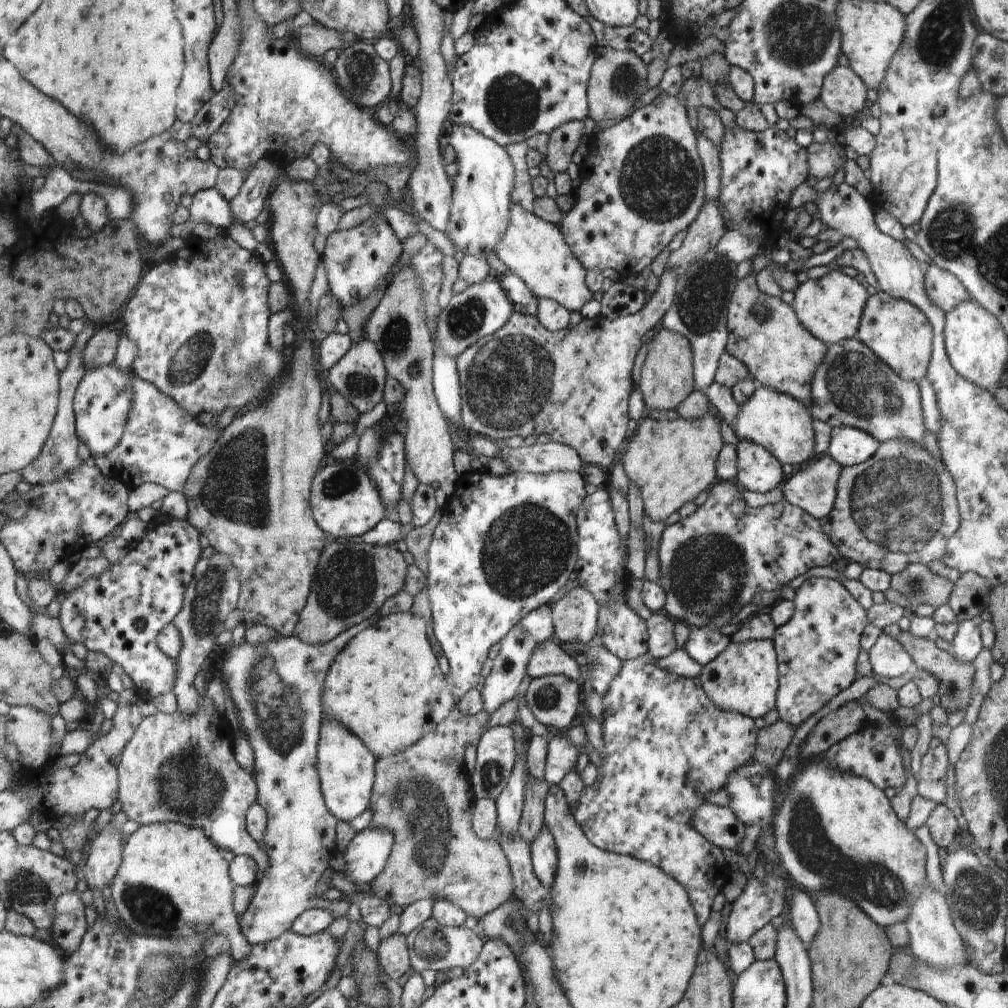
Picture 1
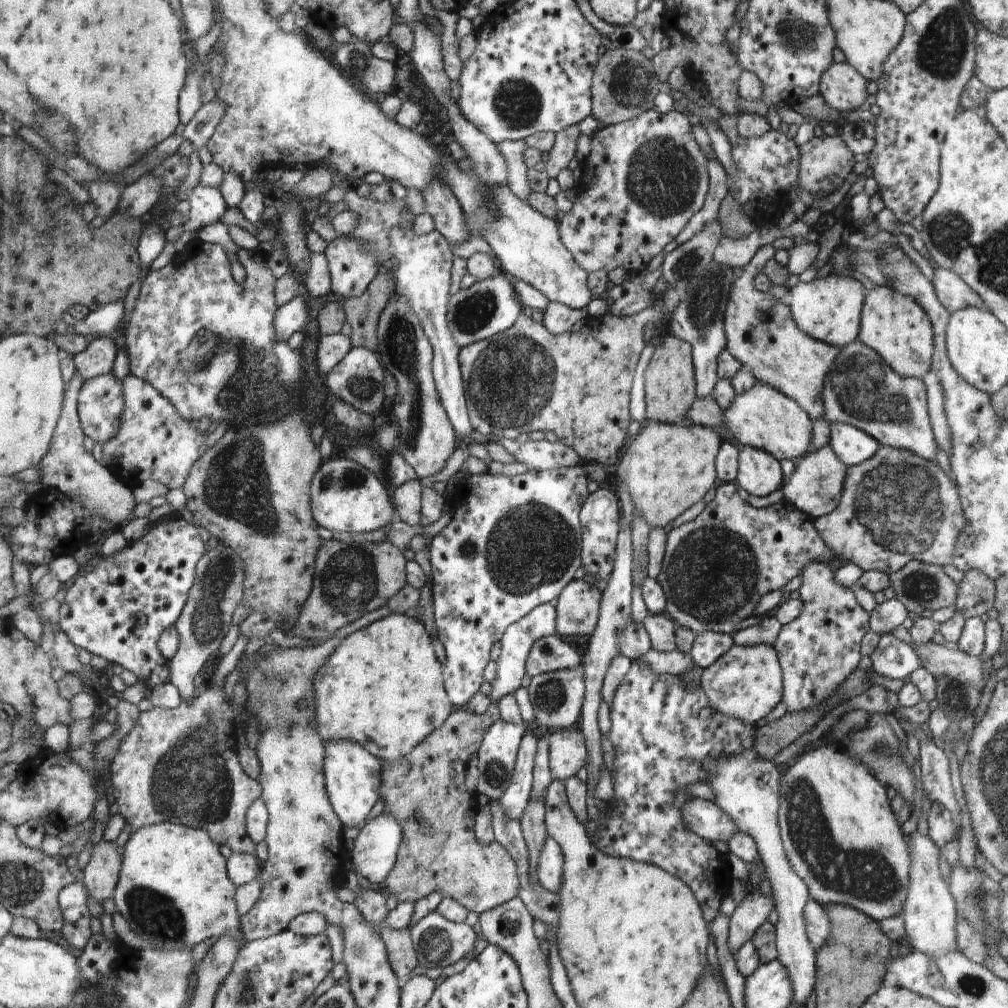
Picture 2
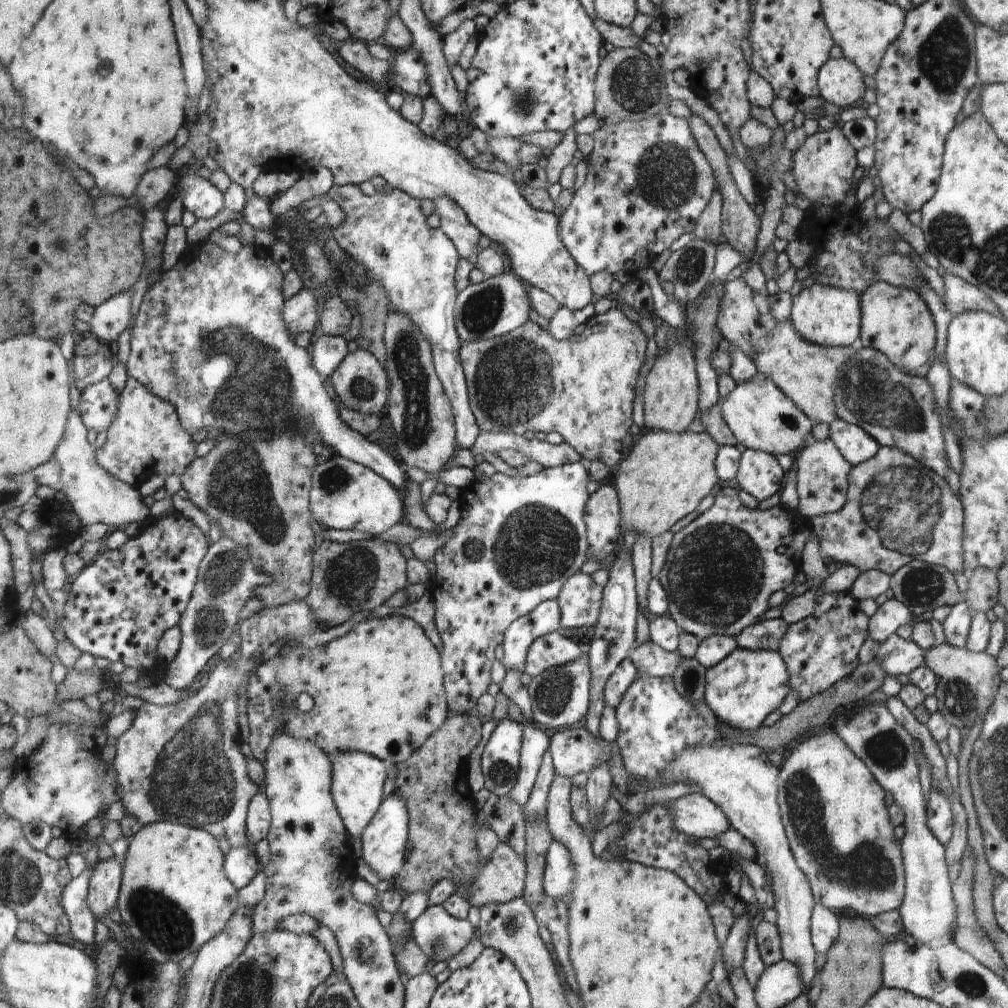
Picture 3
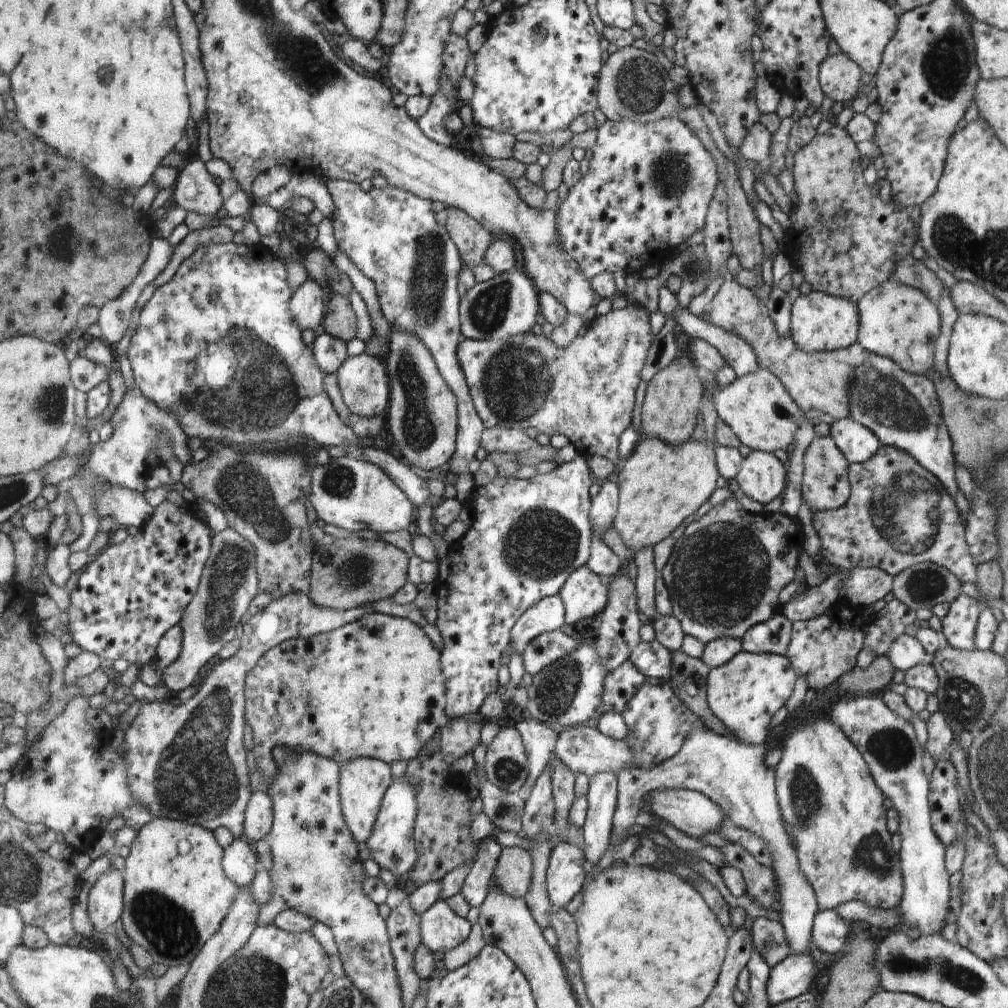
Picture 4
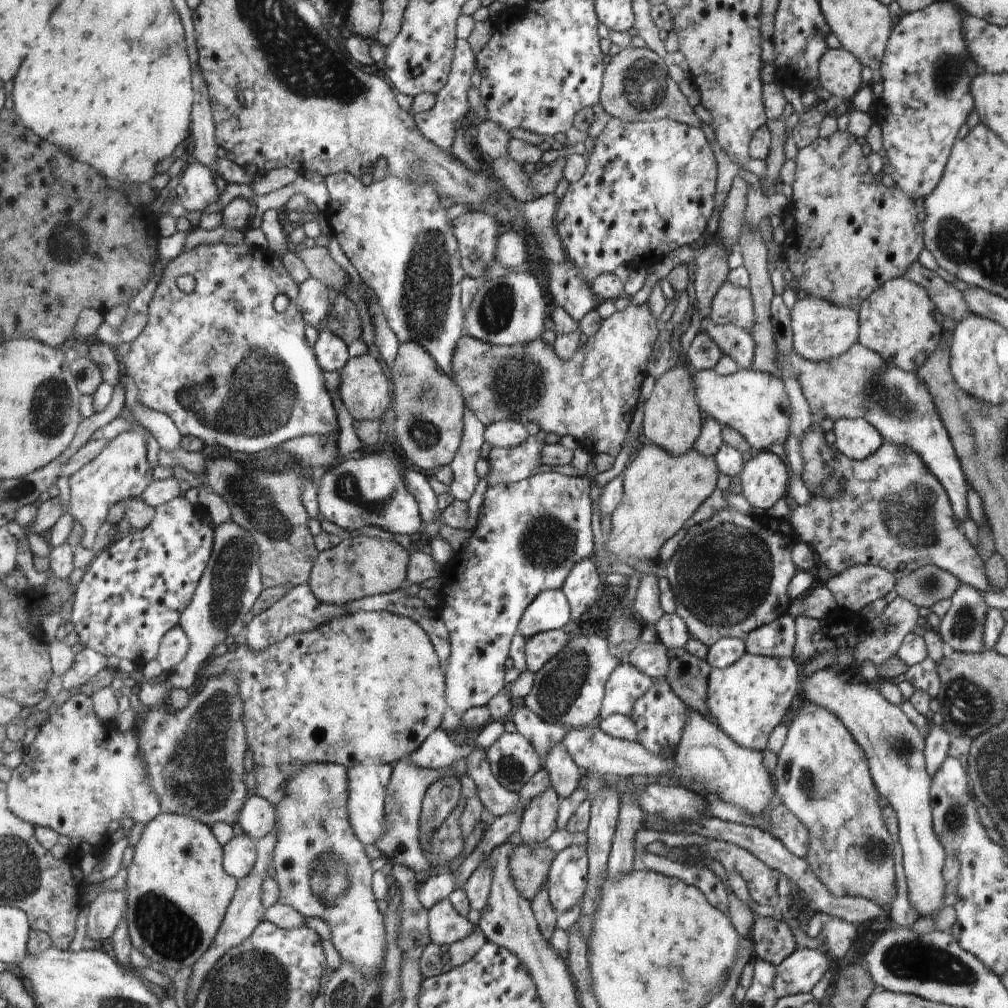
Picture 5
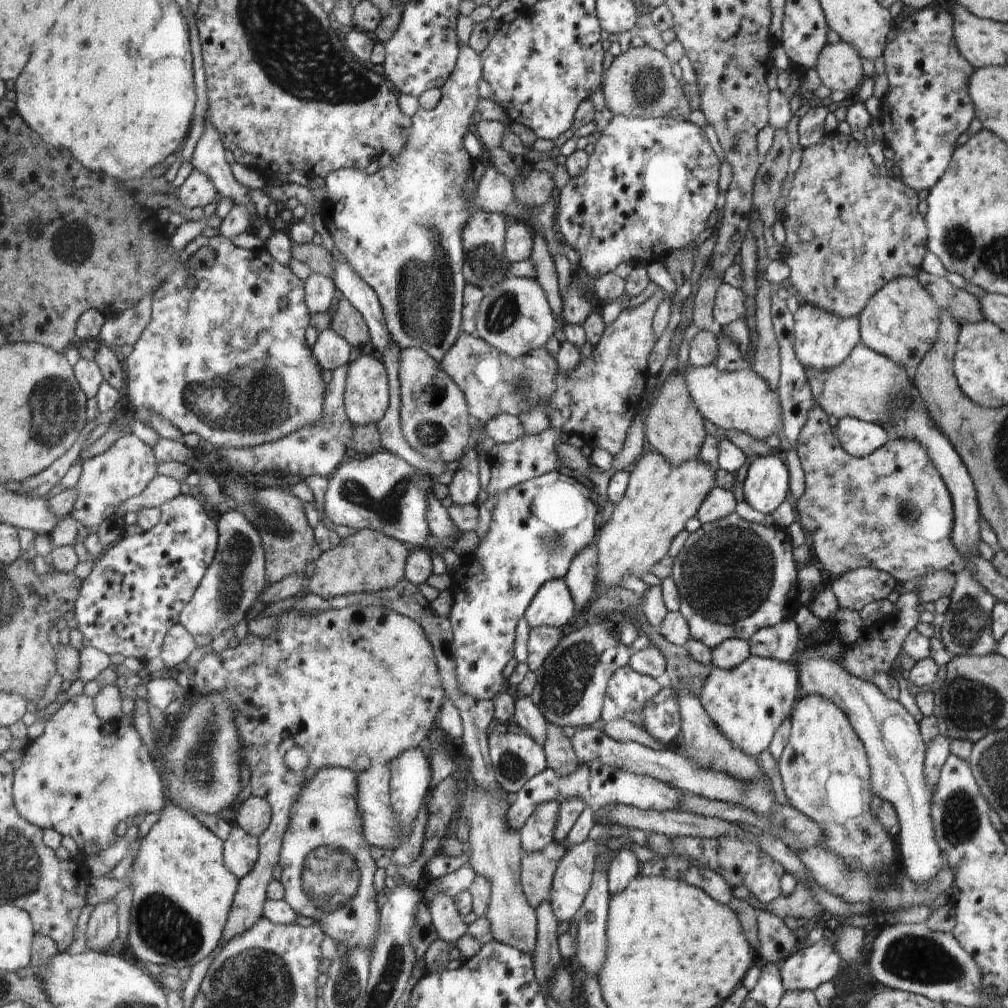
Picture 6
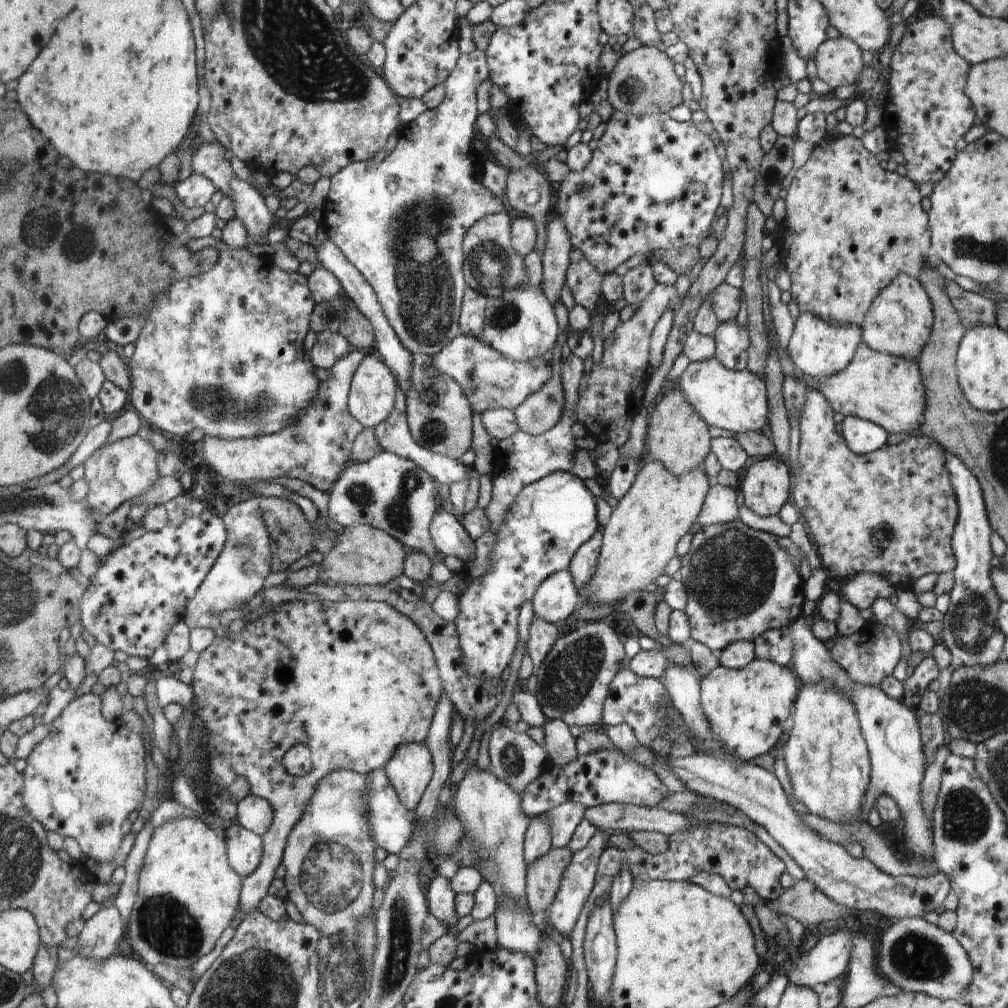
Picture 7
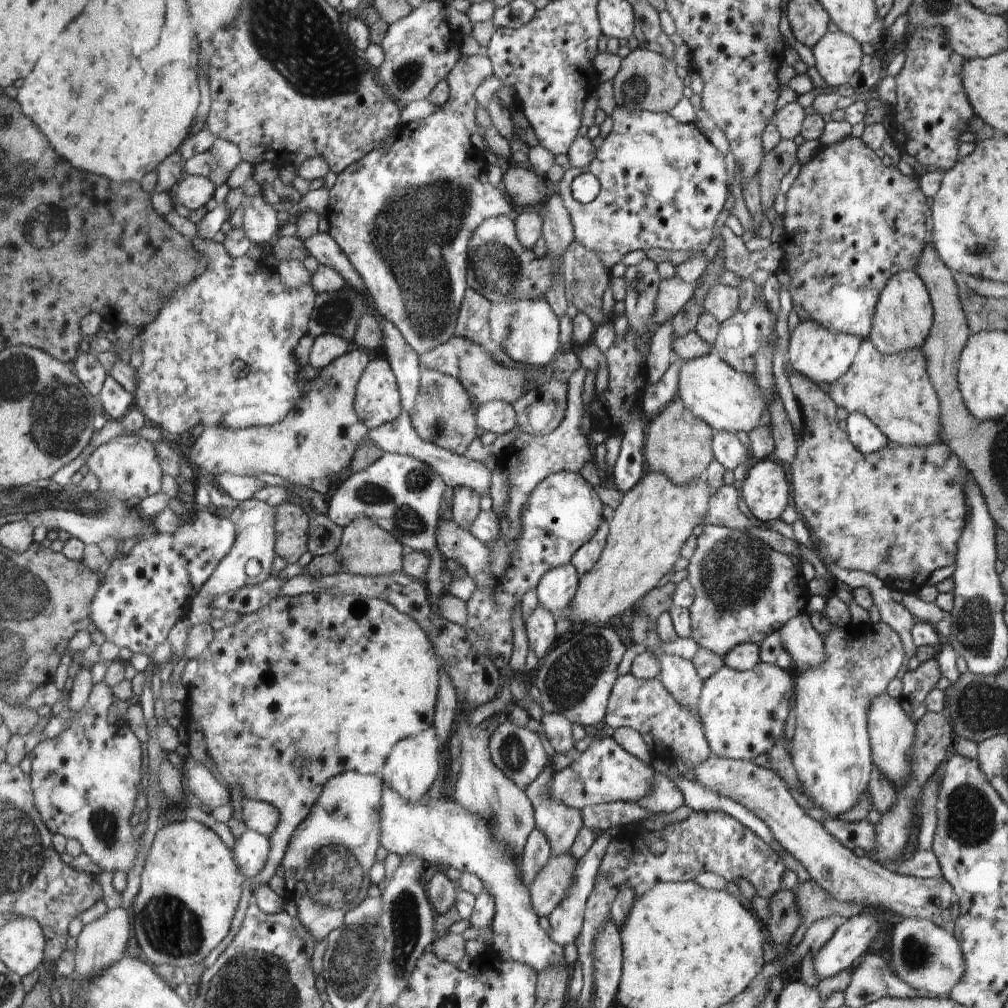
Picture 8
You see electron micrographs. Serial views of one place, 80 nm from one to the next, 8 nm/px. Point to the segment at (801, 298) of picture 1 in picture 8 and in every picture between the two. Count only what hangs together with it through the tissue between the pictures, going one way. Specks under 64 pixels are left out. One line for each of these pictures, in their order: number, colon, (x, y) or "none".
2: (828, 308)
3: (823, 314)
4: (819, 322)
5: (822, 330)
6: (823, 340)
7: (819, 348)
8: (822, 355)

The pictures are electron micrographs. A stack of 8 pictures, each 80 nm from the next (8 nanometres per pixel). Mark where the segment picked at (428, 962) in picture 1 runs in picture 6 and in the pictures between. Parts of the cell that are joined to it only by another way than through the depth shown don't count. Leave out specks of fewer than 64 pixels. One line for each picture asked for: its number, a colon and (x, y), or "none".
2: (438, 942)
3: (440, 936)
4: (441, 929)
5: (445, 925)
6: (449, 924)

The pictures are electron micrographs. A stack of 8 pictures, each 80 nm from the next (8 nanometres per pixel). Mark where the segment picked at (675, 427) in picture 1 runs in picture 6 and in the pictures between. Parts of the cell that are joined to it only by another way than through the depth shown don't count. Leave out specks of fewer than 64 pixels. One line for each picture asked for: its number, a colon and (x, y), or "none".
2: (667, 467)
3: (665, 477)
4: (661, 484)
5: (662, 490)
6: (660, 498)

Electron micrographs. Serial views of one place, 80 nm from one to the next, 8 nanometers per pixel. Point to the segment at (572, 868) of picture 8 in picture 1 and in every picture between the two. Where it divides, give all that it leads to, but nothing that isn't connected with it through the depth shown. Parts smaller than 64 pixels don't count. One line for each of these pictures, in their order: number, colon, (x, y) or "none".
1: (422, 795)
2: (424, 791)
3: (442, 844)
4: (513, 872)
5: (530, 867)
6: (537, 868)
7: (543, 879)

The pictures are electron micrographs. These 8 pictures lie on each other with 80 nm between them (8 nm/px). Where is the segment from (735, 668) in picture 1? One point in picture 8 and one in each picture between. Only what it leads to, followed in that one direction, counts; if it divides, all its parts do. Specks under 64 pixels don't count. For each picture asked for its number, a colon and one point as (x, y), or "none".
2: (746, 682)
3: (742, 689)
4: (743, 693)
5: (748, 698)
6: (748, 702)
7: (745, 707)
8: (743, 712)

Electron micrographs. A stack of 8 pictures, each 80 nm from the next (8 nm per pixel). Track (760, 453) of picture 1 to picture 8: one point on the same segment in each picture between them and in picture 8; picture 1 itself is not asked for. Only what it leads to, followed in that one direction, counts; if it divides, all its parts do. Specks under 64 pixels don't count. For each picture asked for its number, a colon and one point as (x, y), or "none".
2: (758, 473)
3: (759, 474)
4: (761, 477)
5: (764, 477)
6: (765, 486)
7: (765, 485)
8: (766, 493)

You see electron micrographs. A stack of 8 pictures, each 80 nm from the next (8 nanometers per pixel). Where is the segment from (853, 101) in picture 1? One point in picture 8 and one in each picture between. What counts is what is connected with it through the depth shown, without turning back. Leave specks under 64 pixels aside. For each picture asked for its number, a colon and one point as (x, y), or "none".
2: (843, 87)
3: (840, 81)
4: (840, 80)
5: (839, 69)
6: (839, 68)
7: (838, 61)
8: (837, 55)

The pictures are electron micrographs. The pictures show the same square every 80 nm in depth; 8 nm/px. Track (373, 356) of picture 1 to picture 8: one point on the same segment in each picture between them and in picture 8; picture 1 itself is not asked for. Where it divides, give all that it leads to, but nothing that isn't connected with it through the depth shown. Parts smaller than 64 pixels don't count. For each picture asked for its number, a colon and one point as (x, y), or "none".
2: (358, 379)
3: (361, 384)
4: (362, 380)
5: (363, 388)
6: (366, 395)
7: (373, 396)
8: (377, 401)

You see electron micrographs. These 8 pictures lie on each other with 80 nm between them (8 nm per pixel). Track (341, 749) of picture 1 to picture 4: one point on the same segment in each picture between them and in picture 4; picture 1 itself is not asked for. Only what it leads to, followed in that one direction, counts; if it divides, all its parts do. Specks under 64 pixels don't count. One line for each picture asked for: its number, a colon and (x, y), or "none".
2: (352, 775)
3: (357, 778)
4: (363, 783)

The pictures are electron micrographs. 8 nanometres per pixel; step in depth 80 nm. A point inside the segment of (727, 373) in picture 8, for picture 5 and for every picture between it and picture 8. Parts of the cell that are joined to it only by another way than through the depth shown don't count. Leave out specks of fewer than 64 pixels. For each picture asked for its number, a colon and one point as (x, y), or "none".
5: (755, 404)
6: (742, 401)
7: (736, 401)

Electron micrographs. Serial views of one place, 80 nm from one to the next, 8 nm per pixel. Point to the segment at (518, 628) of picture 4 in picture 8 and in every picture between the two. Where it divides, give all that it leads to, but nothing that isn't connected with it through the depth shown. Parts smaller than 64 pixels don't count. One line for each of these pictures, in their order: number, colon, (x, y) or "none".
5: (550, 610)
6: (553, 606)
7: (557, 598)
8: (557, 588)

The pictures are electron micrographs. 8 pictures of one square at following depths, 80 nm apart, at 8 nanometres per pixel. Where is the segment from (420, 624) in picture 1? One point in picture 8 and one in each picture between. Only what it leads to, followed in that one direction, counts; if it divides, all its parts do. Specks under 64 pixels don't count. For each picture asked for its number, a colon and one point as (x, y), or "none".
2: (382, 688)
3: (378, 689)
4: (373, 688)
5: (368, 687)
6: (358, 686)
7: (354, 681)
8: (308, 687)

